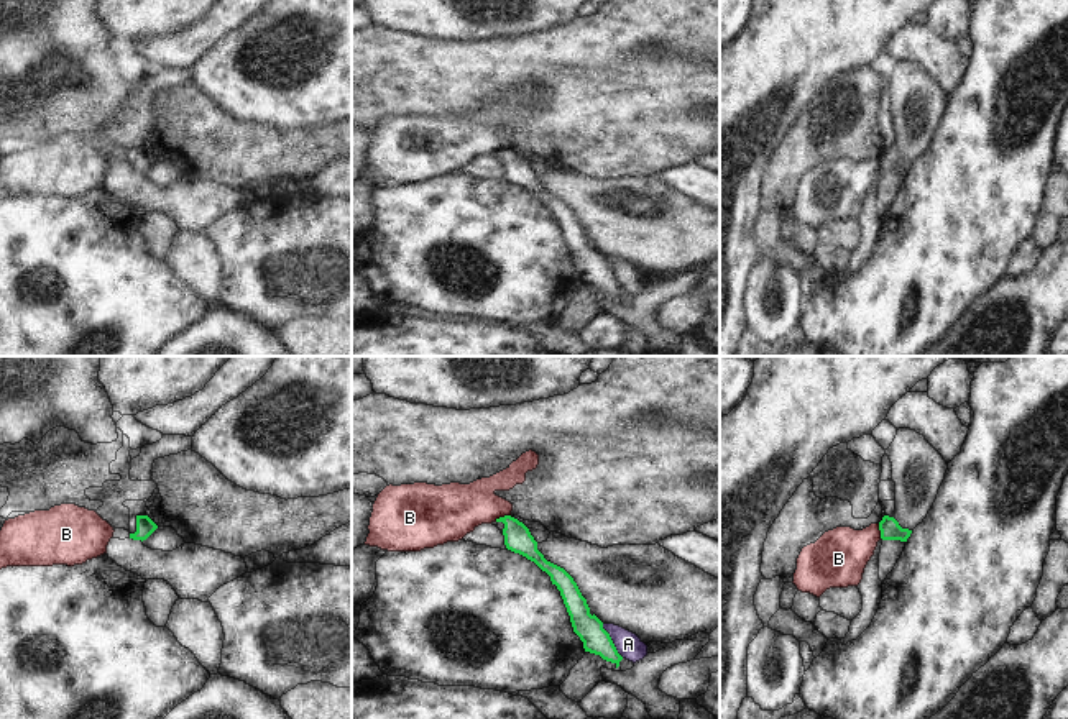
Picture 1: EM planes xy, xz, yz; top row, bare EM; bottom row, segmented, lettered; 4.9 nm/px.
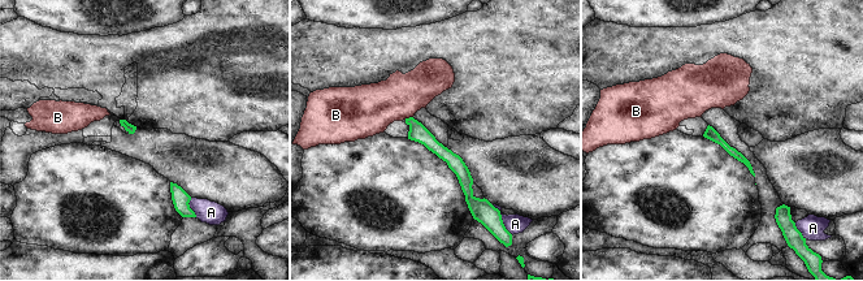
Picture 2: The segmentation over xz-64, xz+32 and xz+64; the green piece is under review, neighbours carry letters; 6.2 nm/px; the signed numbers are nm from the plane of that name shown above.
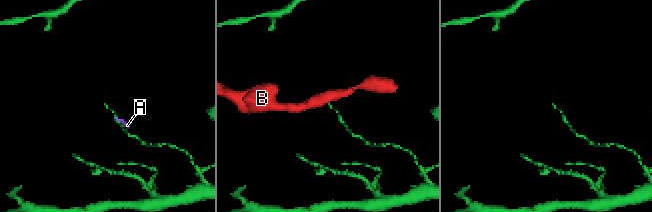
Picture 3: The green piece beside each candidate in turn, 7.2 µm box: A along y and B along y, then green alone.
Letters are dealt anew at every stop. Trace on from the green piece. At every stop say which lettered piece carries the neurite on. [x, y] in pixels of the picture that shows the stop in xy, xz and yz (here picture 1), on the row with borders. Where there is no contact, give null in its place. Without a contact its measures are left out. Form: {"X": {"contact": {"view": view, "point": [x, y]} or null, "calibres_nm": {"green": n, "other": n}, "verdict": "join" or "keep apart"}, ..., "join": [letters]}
{"A": {"contact": {"view": "xz", "point": [612, 641]}, "calibres_nm": {"green": 130, "other": 120}, "verdict": "keep apart"}, "B": {"contact": {"view": "xz", "point": [501, 517]}, "calibres_nm": {"green": 140, "other": 260}, "verdict": "keep apart"}, "join": []}

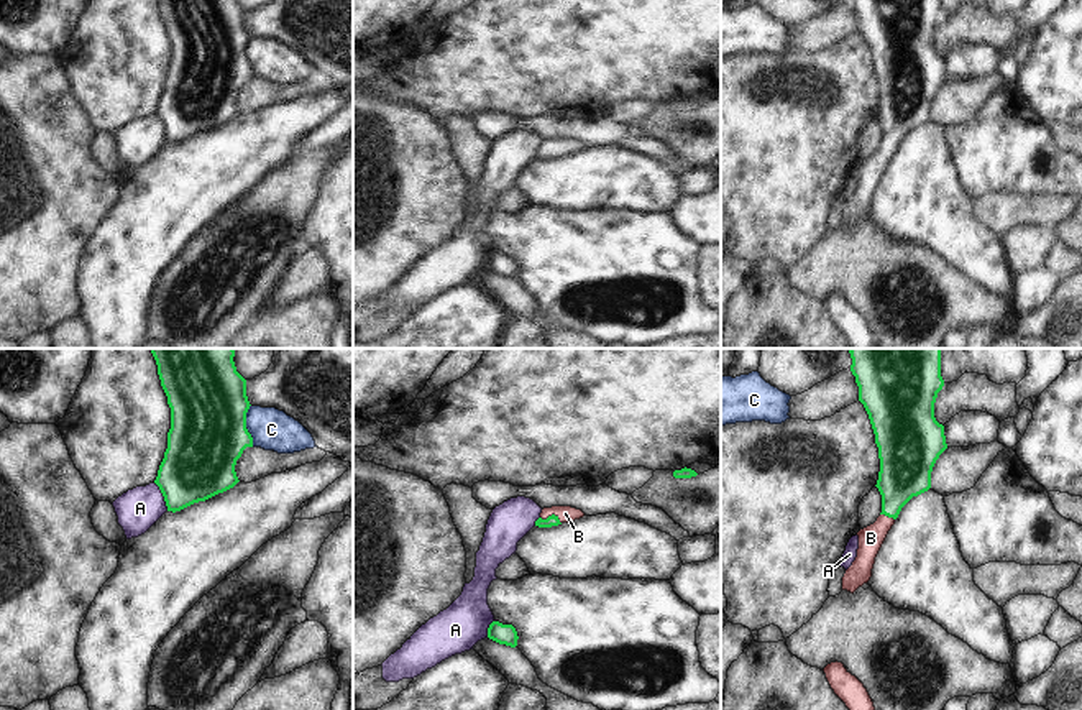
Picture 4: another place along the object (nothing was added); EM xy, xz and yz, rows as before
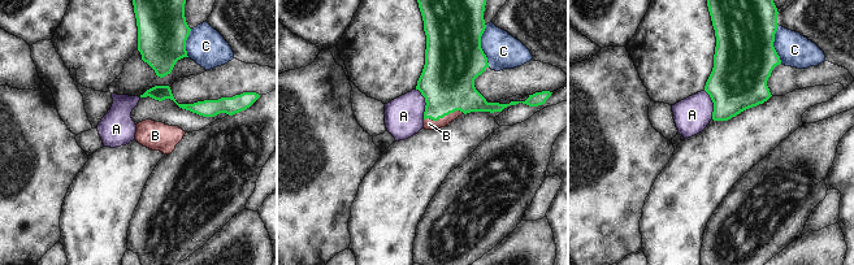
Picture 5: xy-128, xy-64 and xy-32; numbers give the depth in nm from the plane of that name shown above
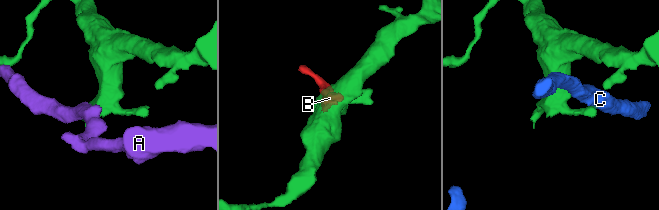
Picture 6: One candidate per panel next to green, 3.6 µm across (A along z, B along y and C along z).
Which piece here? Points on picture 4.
{"A": {"contact": {"view": "xy", "point": [163, 495]}, "calibres_nm": {"green": 360, "other": 200}, "verdict": "keep apart"}, "B": {"contact": {"view": "xz", "point": [552, 515]}, "calibres_nm": {"green": 50, "other": 80}, "verdict": "join"}, "C": {"contact": {"view": "xy", "point": [245, 426]}, "calibres_nm": {"green": 380, "other": 200}, "verdict": "keep apart"}, "join": ["B"]}

